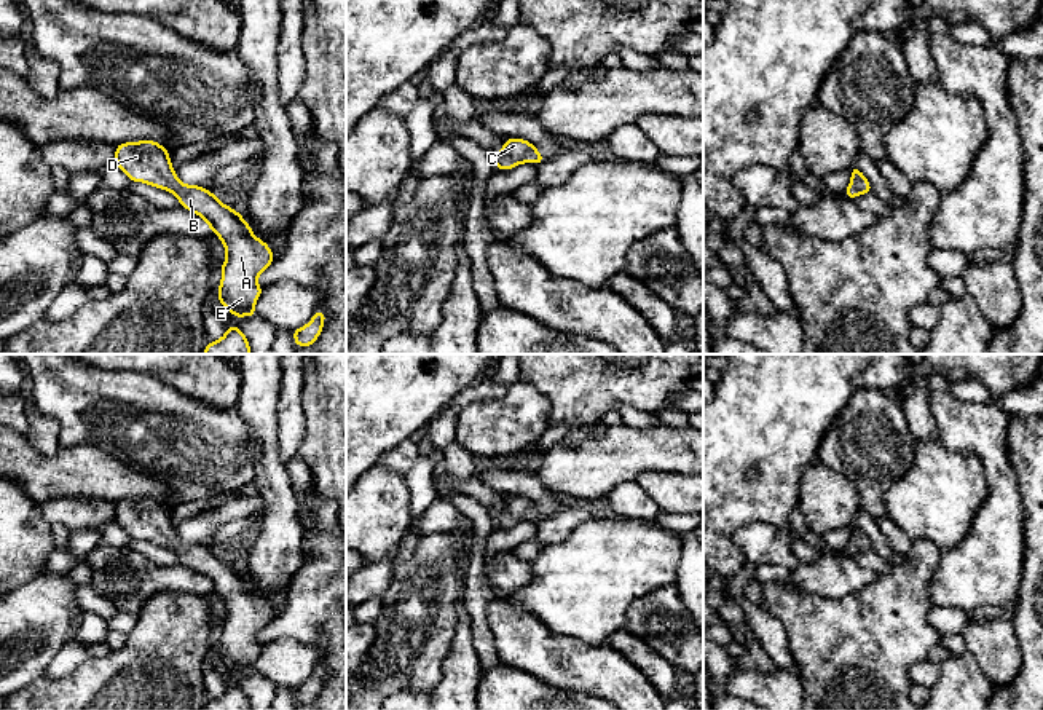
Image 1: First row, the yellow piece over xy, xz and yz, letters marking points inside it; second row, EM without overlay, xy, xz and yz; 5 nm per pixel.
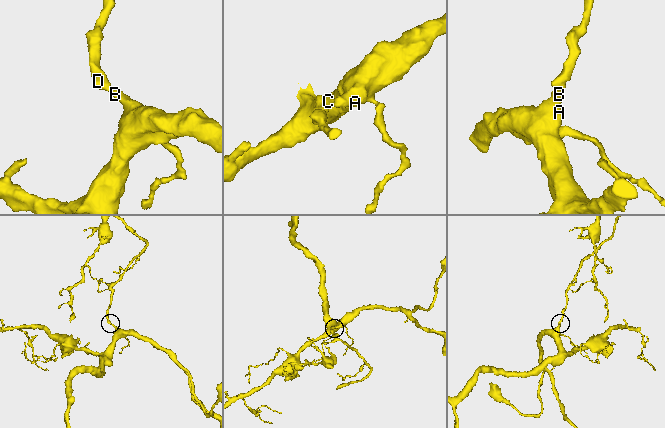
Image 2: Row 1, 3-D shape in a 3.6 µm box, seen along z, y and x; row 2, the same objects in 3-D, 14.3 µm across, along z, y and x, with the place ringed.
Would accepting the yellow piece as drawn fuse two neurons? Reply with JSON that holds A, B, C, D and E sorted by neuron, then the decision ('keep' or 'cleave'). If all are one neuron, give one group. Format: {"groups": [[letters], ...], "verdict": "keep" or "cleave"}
{"groups": [["A", "B", "C", "D", "E"]], "verdict": "keep"}

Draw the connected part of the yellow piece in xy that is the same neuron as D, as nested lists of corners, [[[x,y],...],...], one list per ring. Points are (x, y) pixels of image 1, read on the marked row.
[[[123,142],[115,147],[115,164],[131,182],[142,182],[174,193],[179,204],[203,217],[226,249],[217,300],[234,318],[257,318],[254,306],[265,290],[257,278],[276,258],[271,247],[254,236],[252,228],[230,206],[218,201],[215,193],[201,185],[185,185],[177,179],[169,152],[159,142]]]

